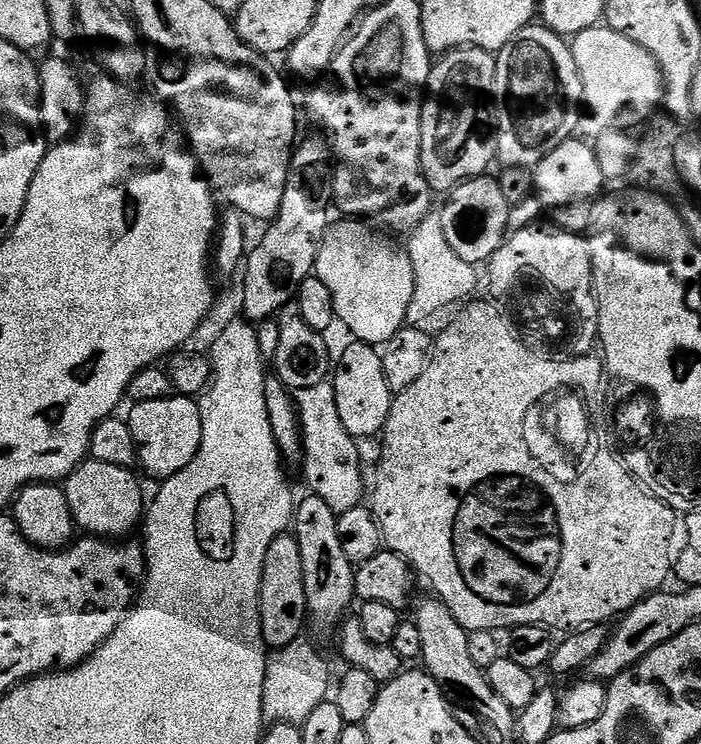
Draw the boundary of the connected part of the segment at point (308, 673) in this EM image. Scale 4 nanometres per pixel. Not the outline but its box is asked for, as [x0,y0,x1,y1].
[262,642,330,726]

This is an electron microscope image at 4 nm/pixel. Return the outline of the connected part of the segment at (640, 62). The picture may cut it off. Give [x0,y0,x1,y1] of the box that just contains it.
[570,26,665,138]

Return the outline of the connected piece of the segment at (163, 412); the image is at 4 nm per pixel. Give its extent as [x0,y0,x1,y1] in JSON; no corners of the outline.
[126,394,202,478]

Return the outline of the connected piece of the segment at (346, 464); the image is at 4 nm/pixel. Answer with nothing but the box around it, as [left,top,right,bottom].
[294,382,366,514]

